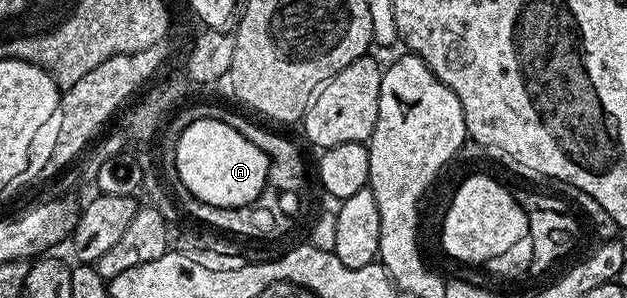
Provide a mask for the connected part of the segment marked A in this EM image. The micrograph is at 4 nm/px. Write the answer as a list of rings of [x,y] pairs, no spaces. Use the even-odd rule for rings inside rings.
[[[200,119],[184,127],[175,145],[175,167],[178,179],[196,199],[216,207],[251,205],[270,180],[270,161],[264,151],[216,119]]]

